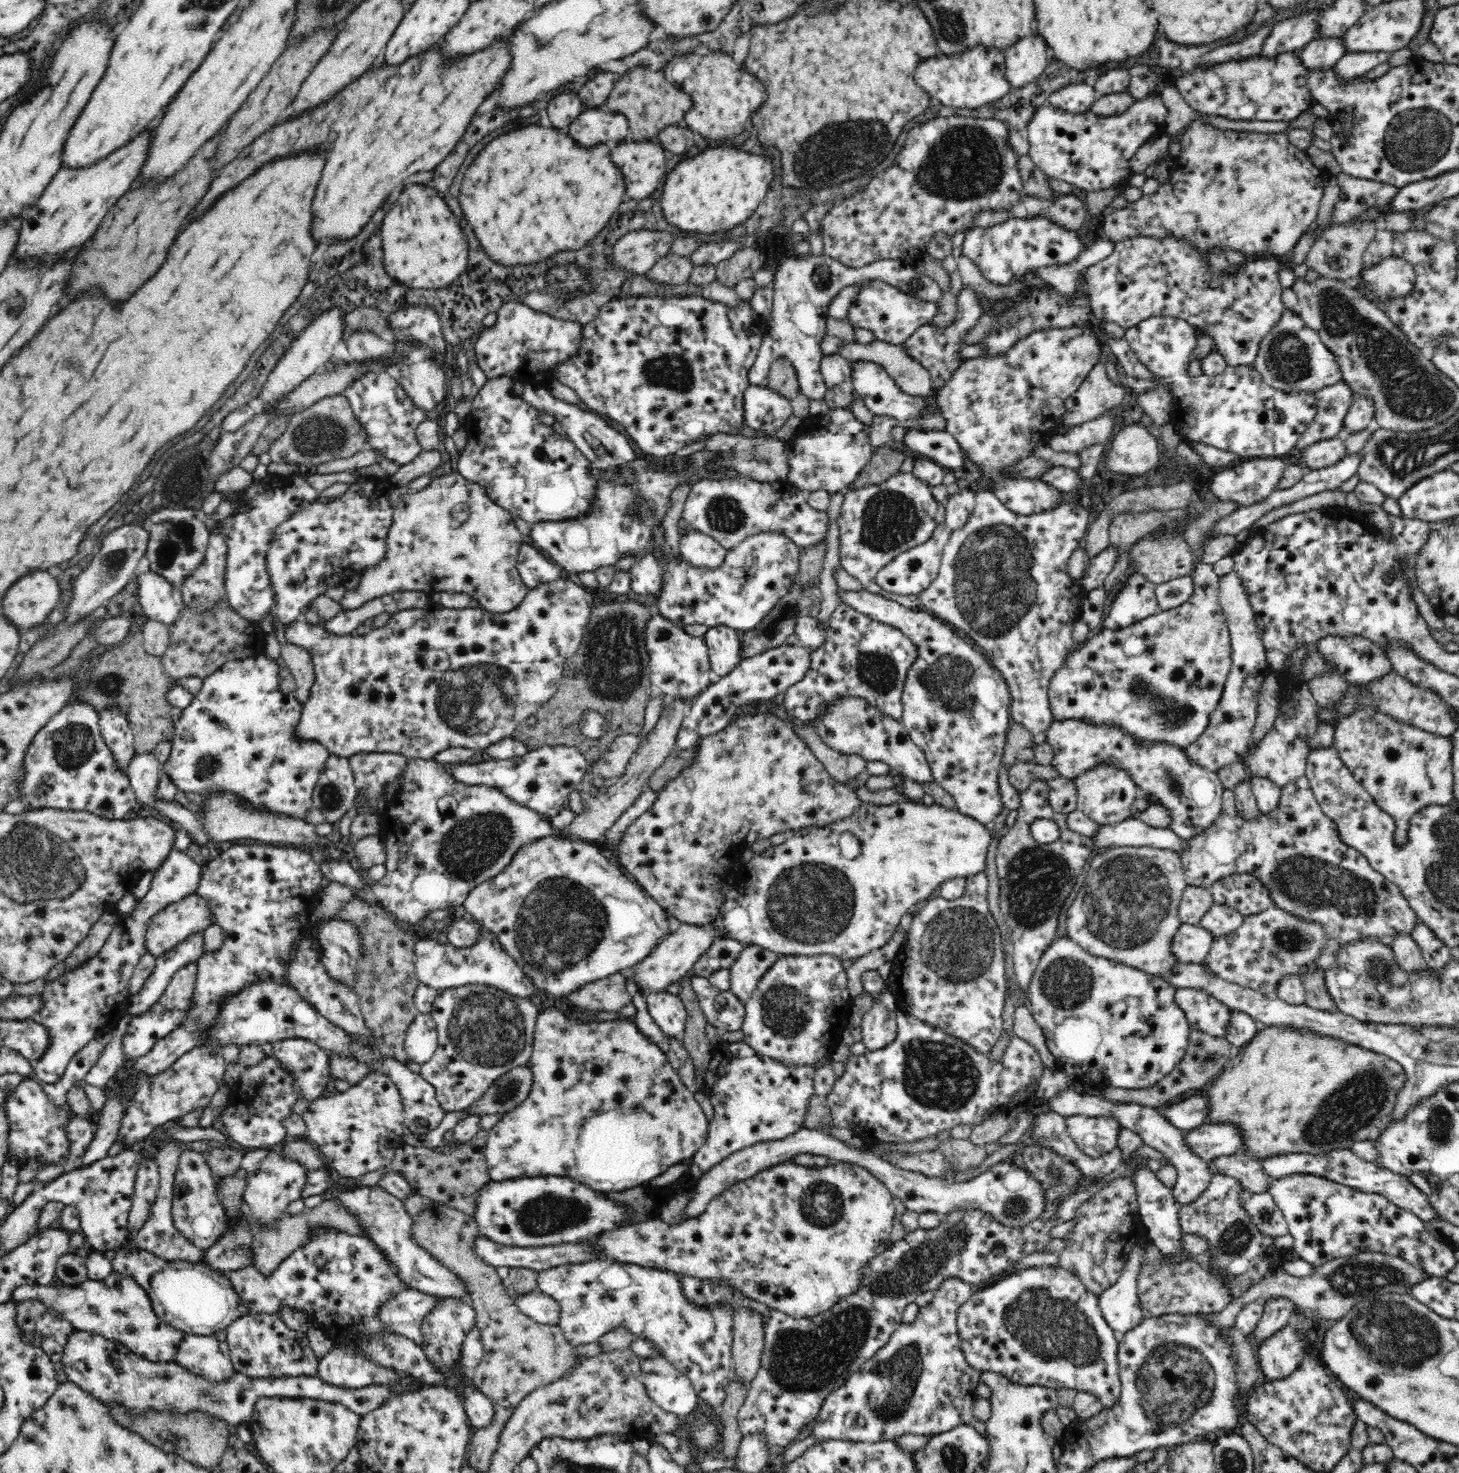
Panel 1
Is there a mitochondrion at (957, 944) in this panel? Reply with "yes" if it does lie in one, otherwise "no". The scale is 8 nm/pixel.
yes

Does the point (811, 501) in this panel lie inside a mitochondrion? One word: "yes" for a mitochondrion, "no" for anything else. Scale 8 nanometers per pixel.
no

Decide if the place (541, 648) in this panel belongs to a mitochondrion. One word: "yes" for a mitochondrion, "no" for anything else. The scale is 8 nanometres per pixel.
no

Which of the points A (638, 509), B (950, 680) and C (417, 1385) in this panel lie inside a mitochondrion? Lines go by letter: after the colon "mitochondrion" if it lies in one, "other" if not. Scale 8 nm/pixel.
A: mitochondrion
B: mitochondrion
C: other

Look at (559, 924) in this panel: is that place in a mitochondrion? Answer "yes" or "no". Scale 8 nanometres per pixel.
yes

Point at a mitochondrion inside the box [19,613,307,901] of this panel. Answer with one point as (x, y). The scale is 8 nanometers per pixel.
(72, 744)

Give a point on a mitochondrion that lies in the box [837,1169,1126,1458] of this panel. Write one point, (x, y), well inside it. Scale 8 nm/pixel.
(1051, 1327)

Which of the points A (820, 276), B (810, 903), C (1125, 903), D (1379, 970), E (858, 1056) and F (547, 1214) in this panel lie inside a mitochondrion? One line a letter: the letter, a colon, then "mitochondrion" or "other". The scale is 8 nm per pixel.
A: mitochondrion
B: mitochondrion
C: mitochondrion
D: mitochondrion
E: other
F: mitochondrion

